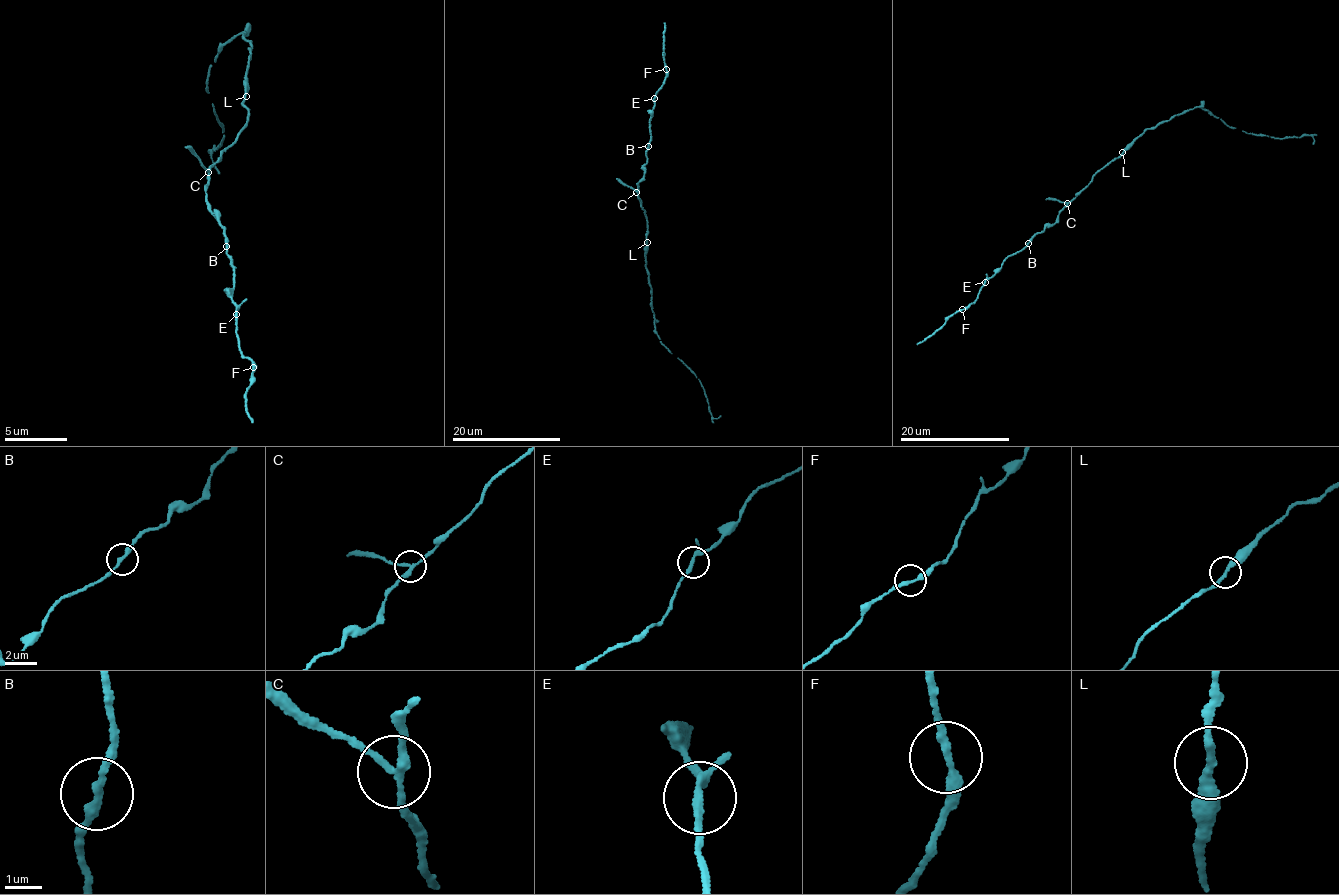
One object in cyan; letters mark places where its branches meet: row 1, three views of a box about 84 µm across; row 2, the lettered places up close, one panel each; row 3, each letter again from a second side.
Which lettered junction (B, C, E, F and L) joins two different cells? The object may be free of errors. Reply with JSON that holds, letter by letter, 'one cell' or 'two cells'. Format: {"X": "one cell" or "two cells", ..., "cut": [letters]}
{"B": "one cell", "C": "two cells", "E": "one cell", "F": "one cell", "L": "one cell", "cut": ["C"]}

